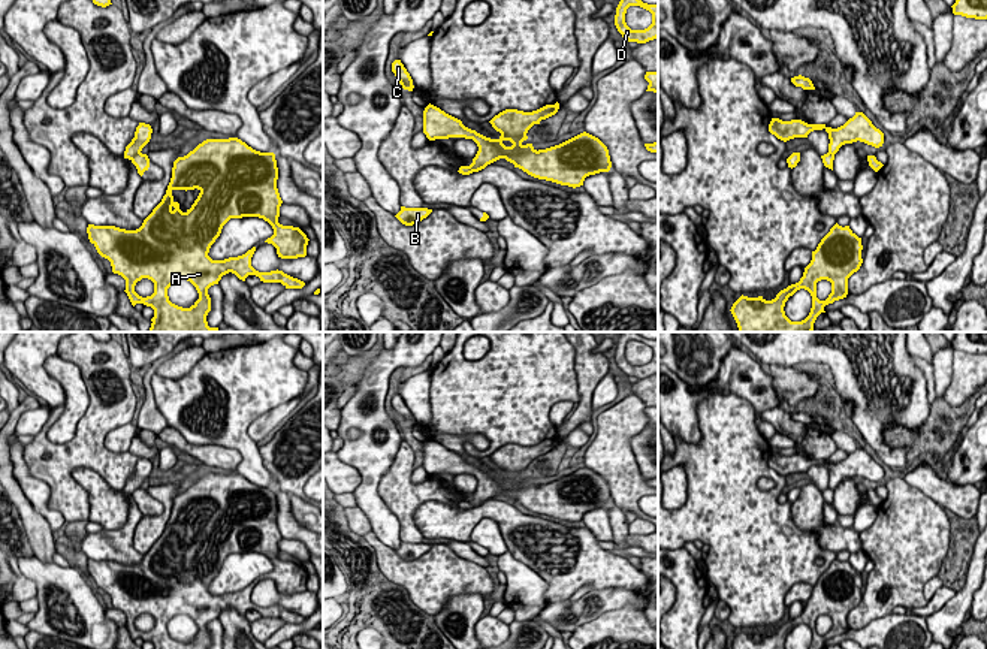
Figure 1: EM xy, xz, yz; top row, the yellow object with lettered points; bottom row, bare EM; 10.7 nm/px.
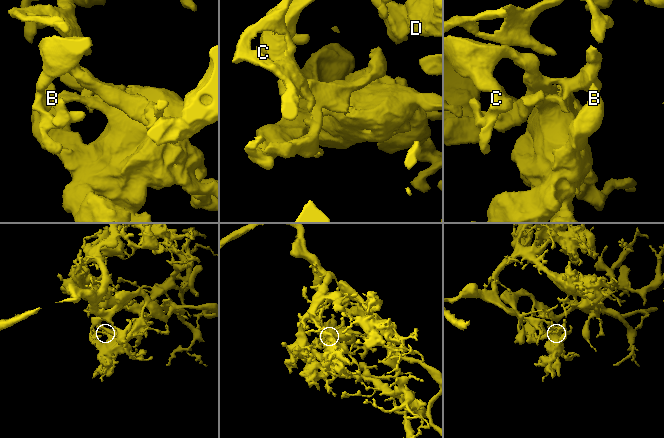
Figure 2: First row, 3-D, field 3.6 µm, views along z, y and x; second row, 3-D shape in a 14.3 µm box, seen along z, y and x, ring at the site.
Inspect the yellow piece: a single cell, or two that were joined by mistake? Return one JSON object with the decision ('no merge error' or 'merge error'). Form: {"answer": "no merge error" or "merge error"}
{"answer": "no merge error"}

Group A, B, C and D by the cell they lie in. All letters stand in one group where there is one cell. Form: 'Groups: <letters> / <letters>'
Groups: A B C D

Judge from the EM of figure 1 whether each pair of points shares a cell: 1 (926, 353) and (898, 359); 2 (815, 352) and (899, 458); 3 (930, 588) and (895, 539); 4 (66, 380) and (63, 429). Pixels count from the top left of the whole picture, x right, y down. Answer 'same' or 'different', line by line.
1: different
2: same
3: different
4: same

